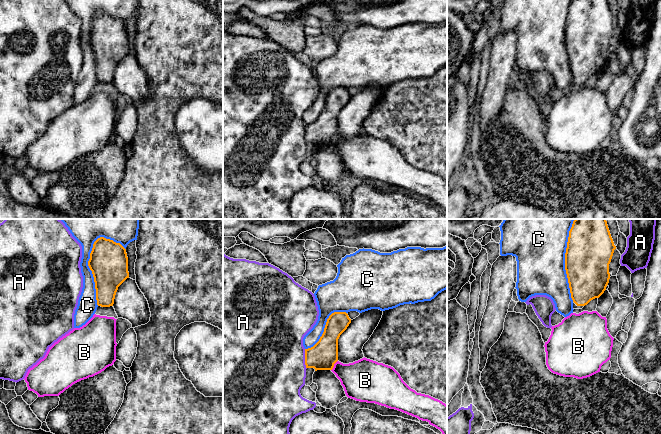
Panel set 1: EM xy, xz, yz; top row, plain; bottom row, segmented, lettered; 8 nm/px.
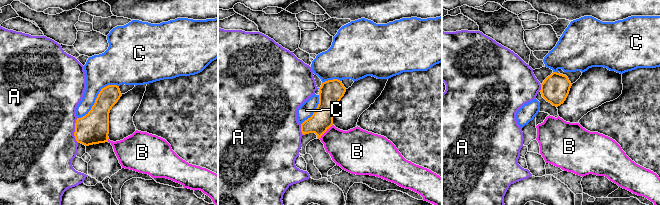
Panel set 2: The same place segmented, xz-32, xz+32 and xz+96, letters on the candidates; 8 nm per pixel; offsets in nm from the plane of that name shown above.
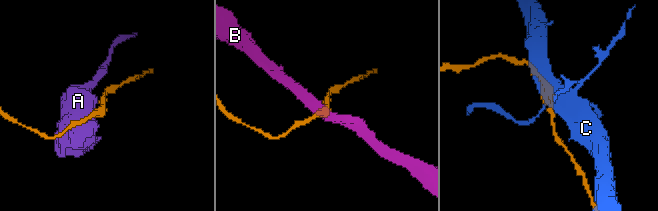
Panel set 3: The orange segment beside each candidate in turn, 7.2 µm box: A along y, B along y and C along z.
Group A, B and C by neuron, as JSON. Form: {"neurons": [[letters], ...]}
{"neurons": [["A"], ["B"], ["C"]]}

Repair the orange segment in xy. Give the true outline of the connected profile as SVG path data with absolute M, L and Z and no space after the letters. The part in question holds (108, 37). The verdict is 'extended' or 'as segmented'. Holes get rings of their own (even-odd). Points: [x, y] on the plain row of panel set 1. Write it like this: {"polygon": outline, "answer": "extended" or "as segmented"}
{"polygon": "M100 13L93 20L88 42L94 53L97 81L113 82L118 63L129 54L126 25Z", "answer": "as segmented"}

